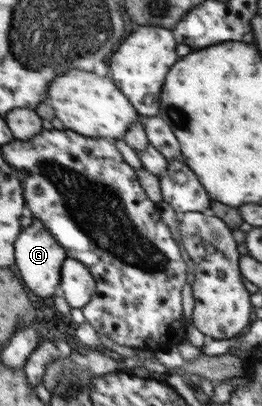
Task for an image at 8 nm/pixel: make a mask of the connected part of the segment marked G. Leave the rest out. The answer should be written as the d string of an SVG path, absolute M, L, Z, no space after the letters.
M33 218L32 223L22 230L16 243L16 252L17 268L21 272L21 278L27 282L27 286L43 298L53 296L62 284L62 268L69 256L67 249L53 238L53 234L42 220Z

